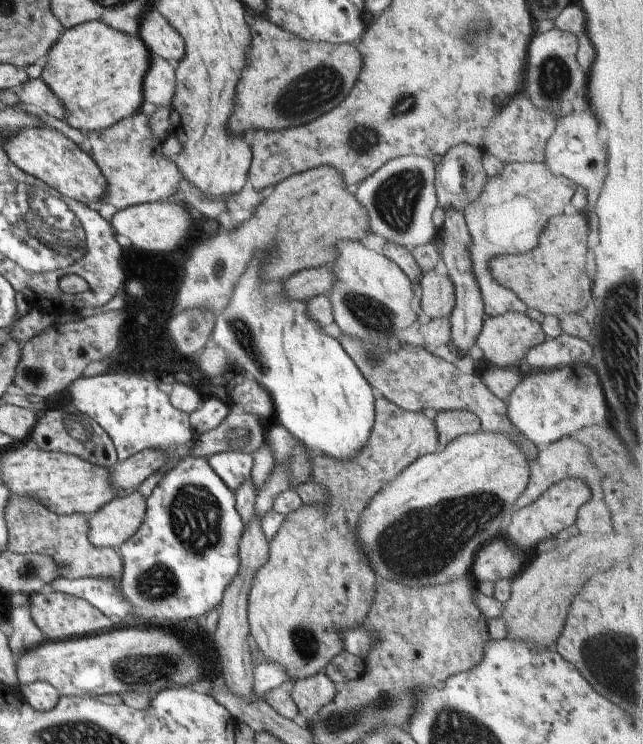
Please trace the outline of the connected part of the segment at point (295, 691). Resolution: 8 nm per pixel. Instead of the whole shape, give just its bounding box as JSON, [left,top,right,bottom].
[290,671,338,724]

